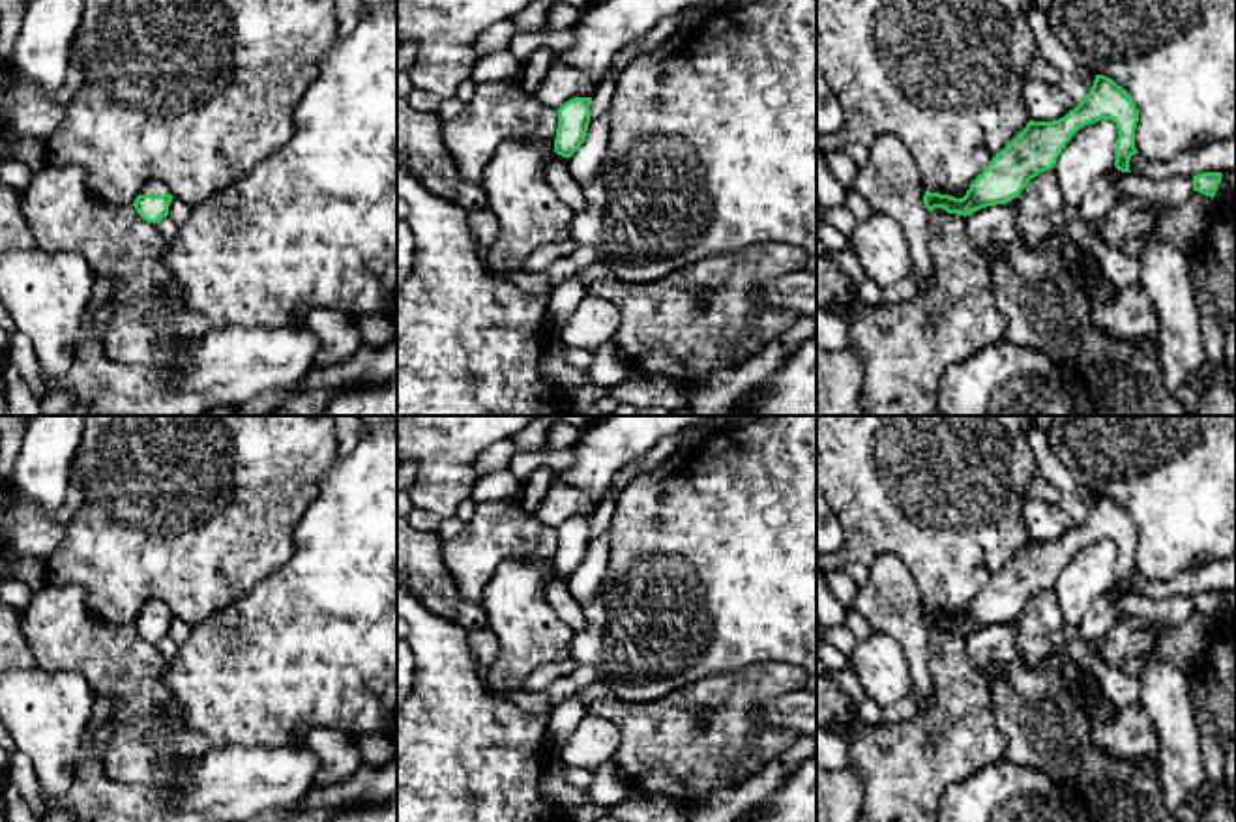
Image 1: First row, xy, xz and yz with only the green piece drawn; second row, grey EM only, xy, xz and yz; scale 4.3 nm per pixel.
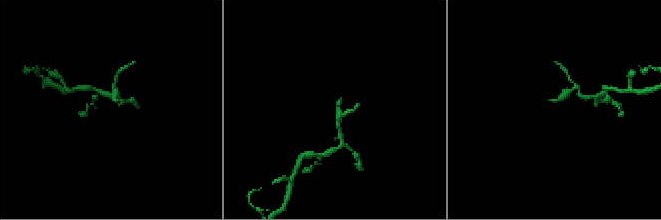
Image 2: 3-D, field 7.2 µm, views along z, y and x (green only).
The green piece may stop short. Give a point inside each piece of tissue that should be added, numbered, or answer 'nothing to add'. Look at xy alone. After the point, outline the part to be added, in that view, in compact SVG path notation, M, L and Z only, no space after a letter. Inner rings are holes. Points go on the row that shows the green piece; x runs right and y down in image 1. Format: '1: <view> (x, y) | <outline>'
1: xy (154, 186) | M150 180L142 185L140 195L170 195L170 189L159 180Z

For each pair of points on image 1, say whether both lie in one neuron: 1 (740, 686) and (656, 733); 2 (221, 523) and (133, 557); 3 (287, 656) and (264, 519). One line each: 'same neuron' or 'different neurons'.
1: same neuron
2: same neuron
3: different neurons

